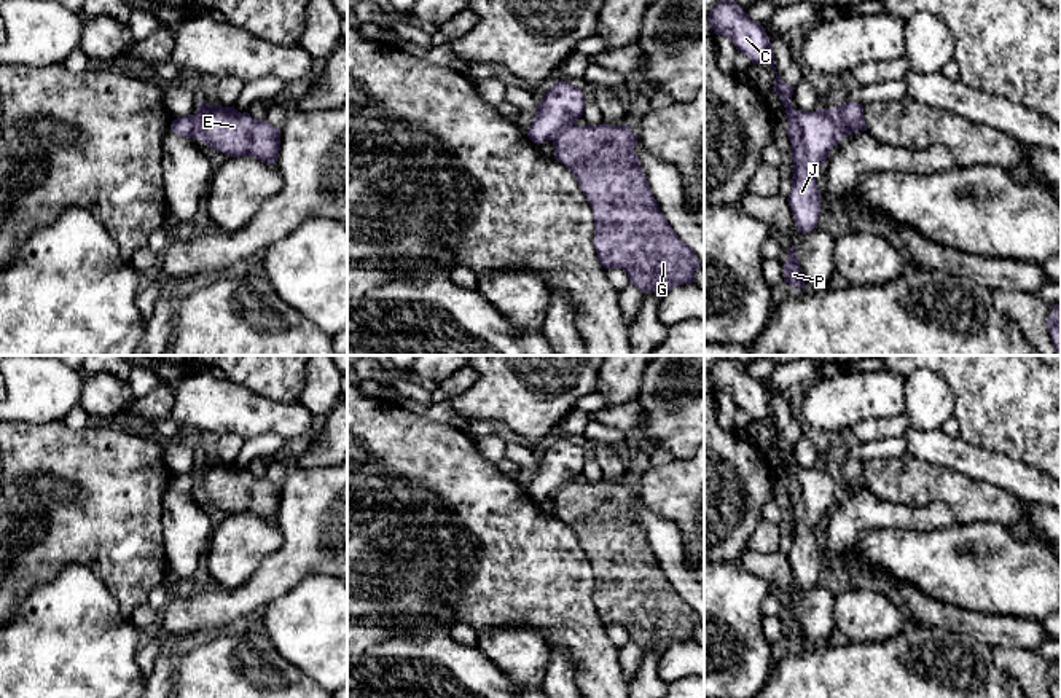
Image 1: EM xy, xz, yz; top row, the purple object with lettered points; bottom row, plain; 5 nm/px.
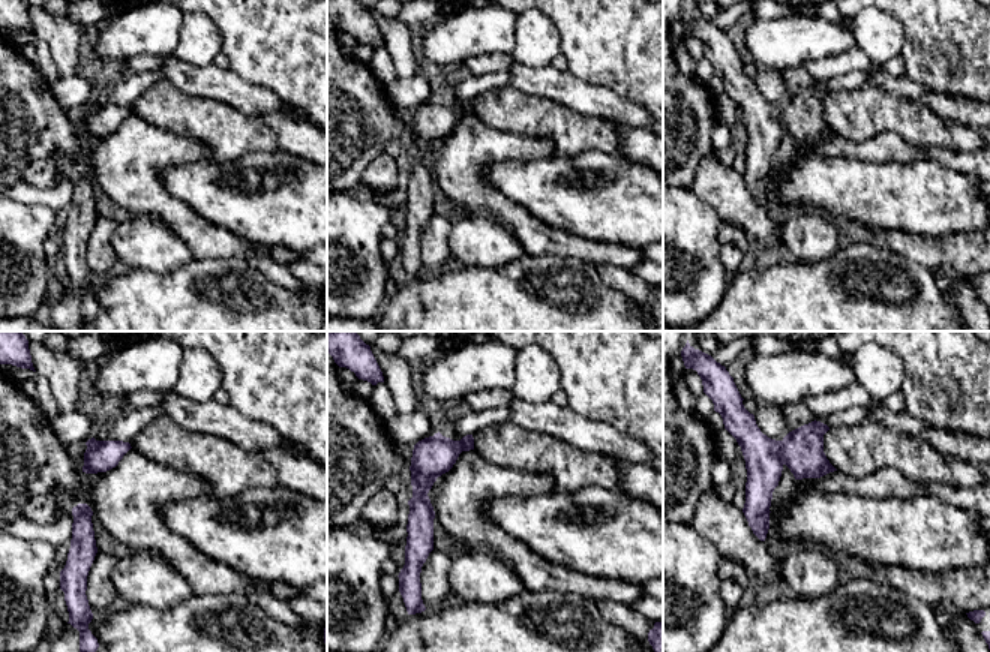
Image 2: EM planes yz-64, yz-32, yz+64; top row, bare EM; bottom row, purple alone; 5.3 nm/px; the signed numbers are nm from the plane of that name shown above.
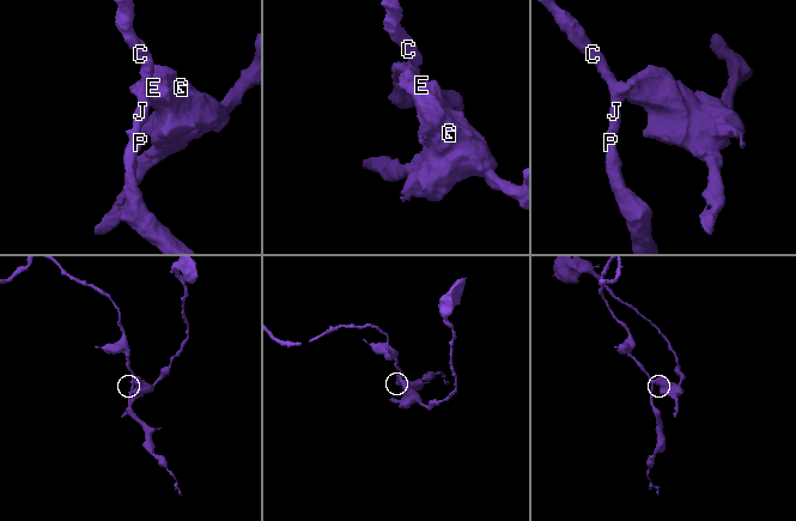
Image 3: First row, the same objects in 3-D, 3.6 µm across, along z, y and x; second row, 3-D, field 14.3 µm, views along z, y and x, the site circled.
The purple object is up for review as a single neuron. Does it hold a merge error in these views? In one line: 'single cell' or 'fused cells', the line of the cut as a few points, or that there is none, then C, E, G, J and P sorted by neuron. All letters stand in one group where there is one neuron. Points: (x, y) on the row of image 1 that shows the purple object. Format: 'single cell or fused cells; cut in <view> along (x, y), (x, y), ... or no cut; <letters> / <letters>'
fused cells; cut in yz along (832, 109), (841, 137); C J P / E G

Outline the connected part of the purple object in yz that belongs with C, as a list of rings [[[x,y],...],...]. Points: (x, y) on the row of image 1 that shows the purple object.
[[[720,0],[707,16],[707,21],[715,35],[728,37],[738,51],[744,53],[752,64],[768,62],[774,73],[774,86],[771,92],[776,92],[785,107],[785,120],[789,123],[787,134],[792,143],[793,156],[793,177],[790,180],[790,194],[787,198],[792,209],[795,228],[806,234],[817,228],[819,212],[820,212],[820,194],[817,190],[816,174],[825,159],[830,156],[830,150],[836,147],[841,140],[840,121],[833,108],[820,108],[816,112],[795,110],[792,107],[793,86],[785,84],[776,72],[774,54],[769,37],[766,35],[763,25],[752,21],[749,14],[739,8],[733,0]]]

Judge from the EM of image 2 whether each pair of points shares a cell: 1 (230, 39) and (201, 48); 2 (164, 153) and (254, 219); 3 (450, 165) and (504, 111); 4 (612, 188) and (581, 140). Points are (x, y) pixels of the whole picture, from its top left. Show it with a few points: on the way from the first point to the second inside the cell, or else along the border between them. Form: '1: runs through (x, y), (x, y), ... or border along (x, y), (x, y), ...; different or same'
1: border along (206, 15), (213, 21), (221, 36), (222, 51); different
2: border along (204, 158), (170, 167), (164, 174), (164, 188); different
3: border along (473, 114), (495, 129), (524, 135); different
4: border along (618, 150), (554, 158); different

